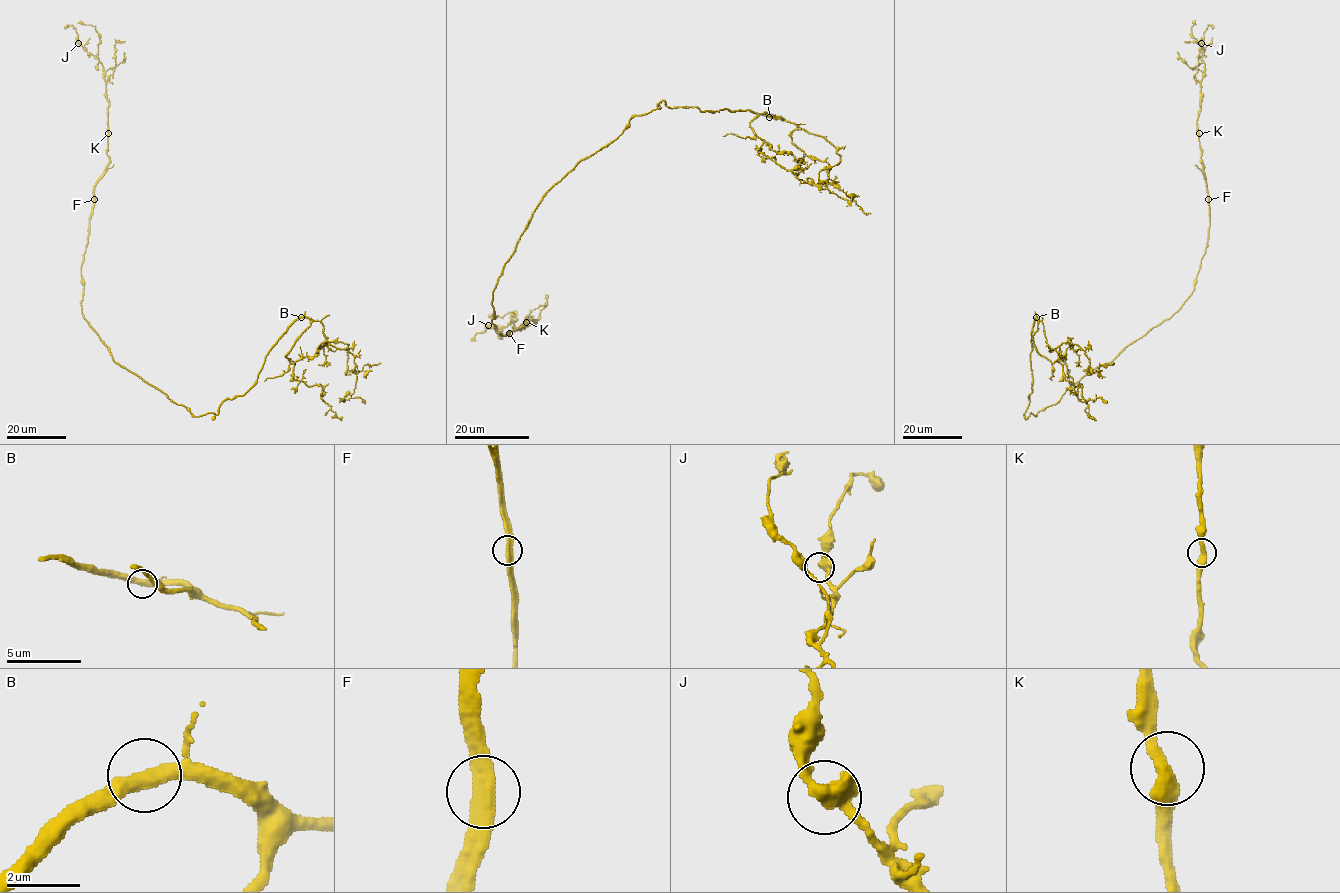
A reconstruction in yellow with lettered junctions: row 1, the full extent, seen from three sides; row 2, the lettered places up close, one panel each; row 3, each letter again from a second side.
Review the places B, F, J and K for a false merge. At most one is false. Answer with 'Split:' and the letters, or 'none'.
Split: F

